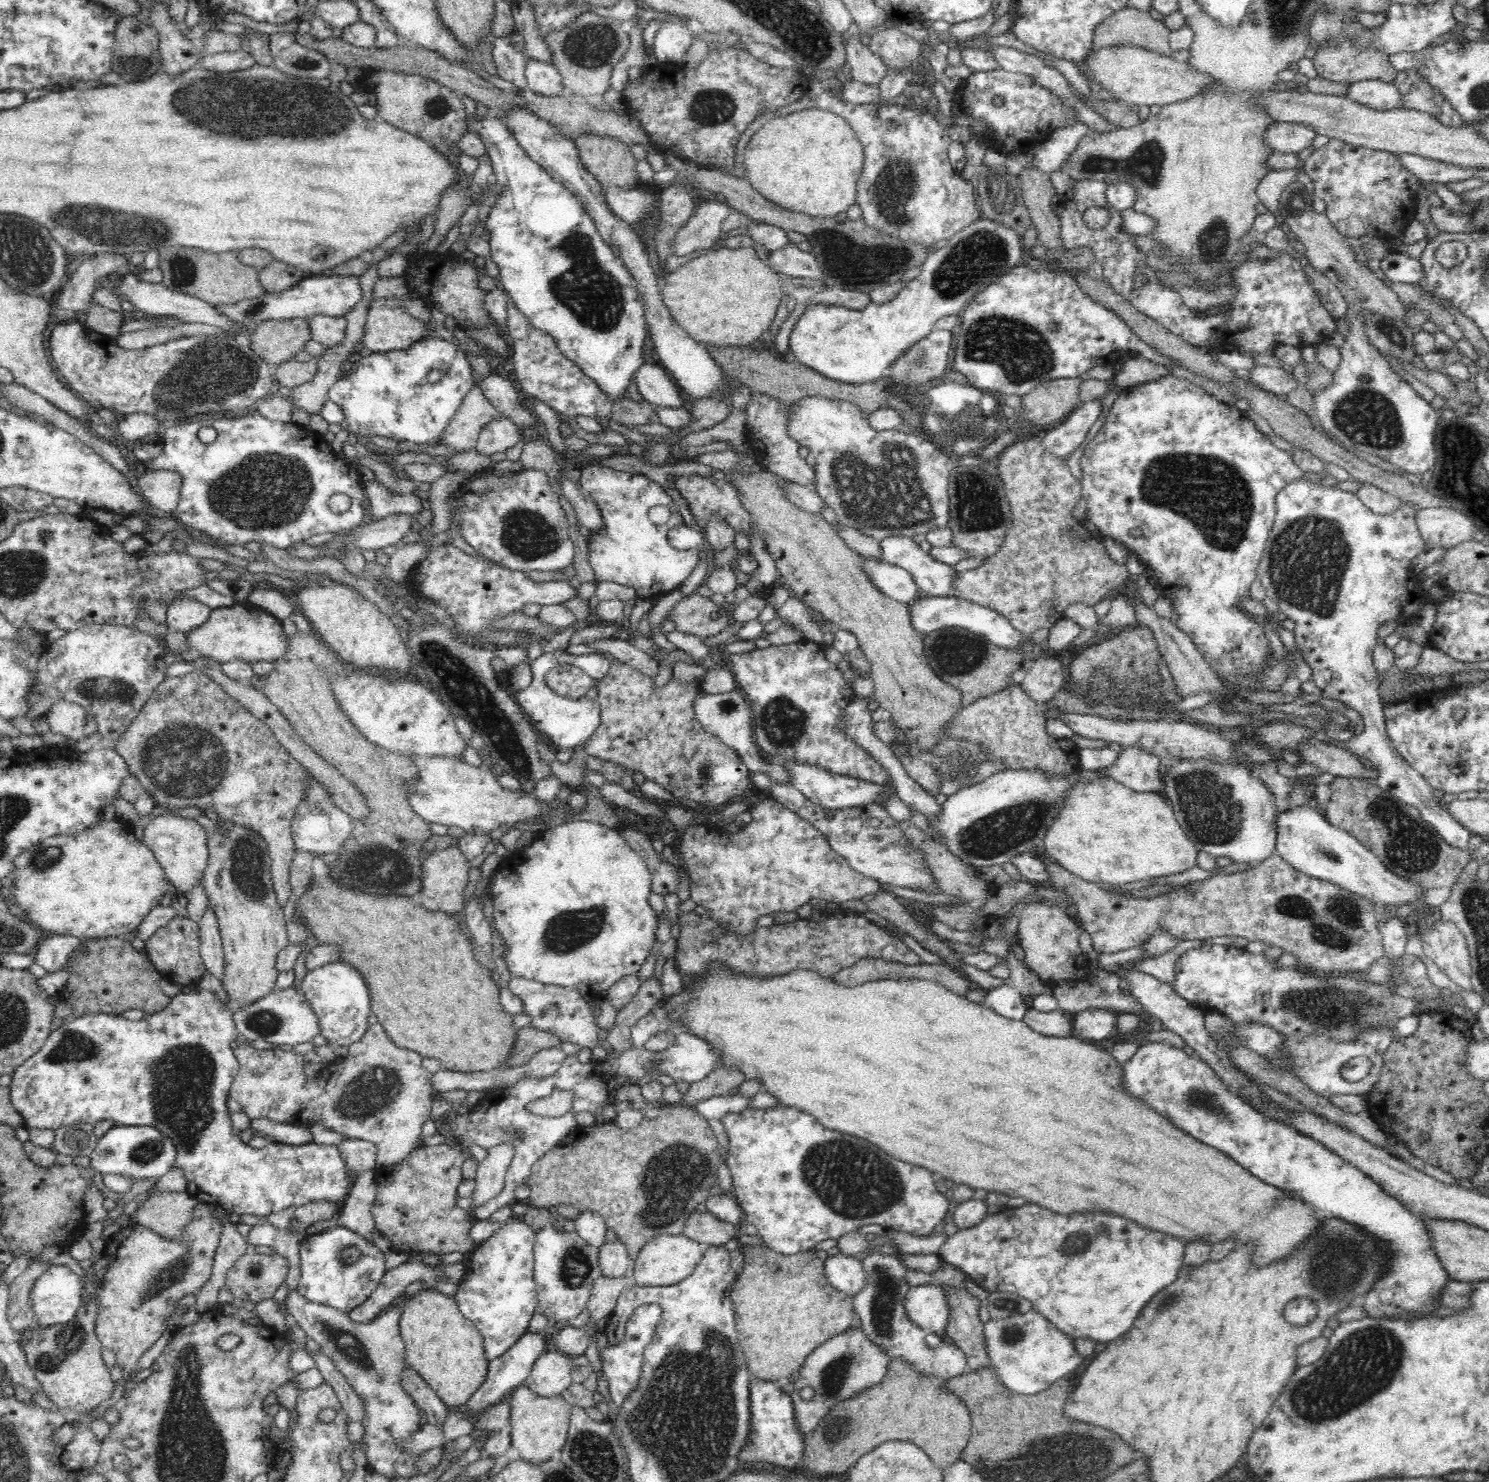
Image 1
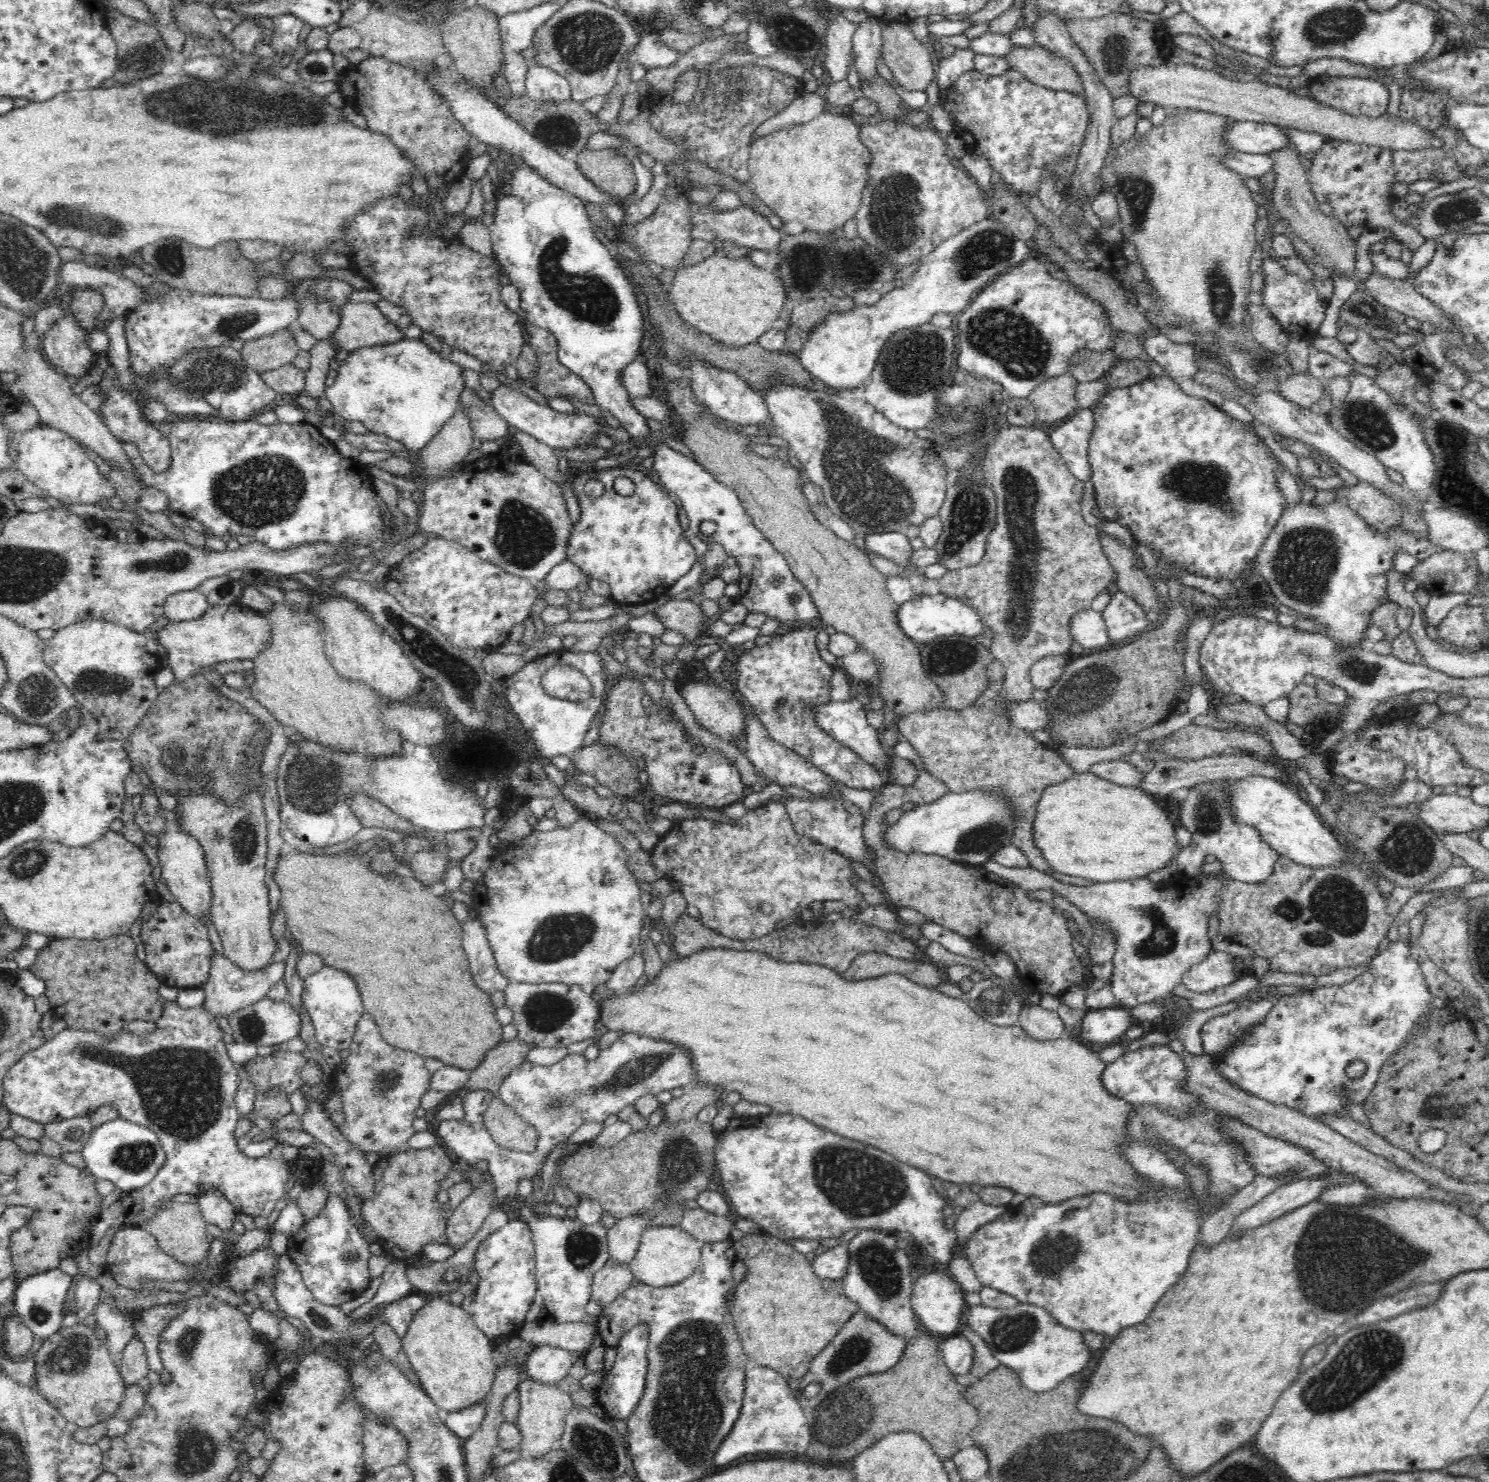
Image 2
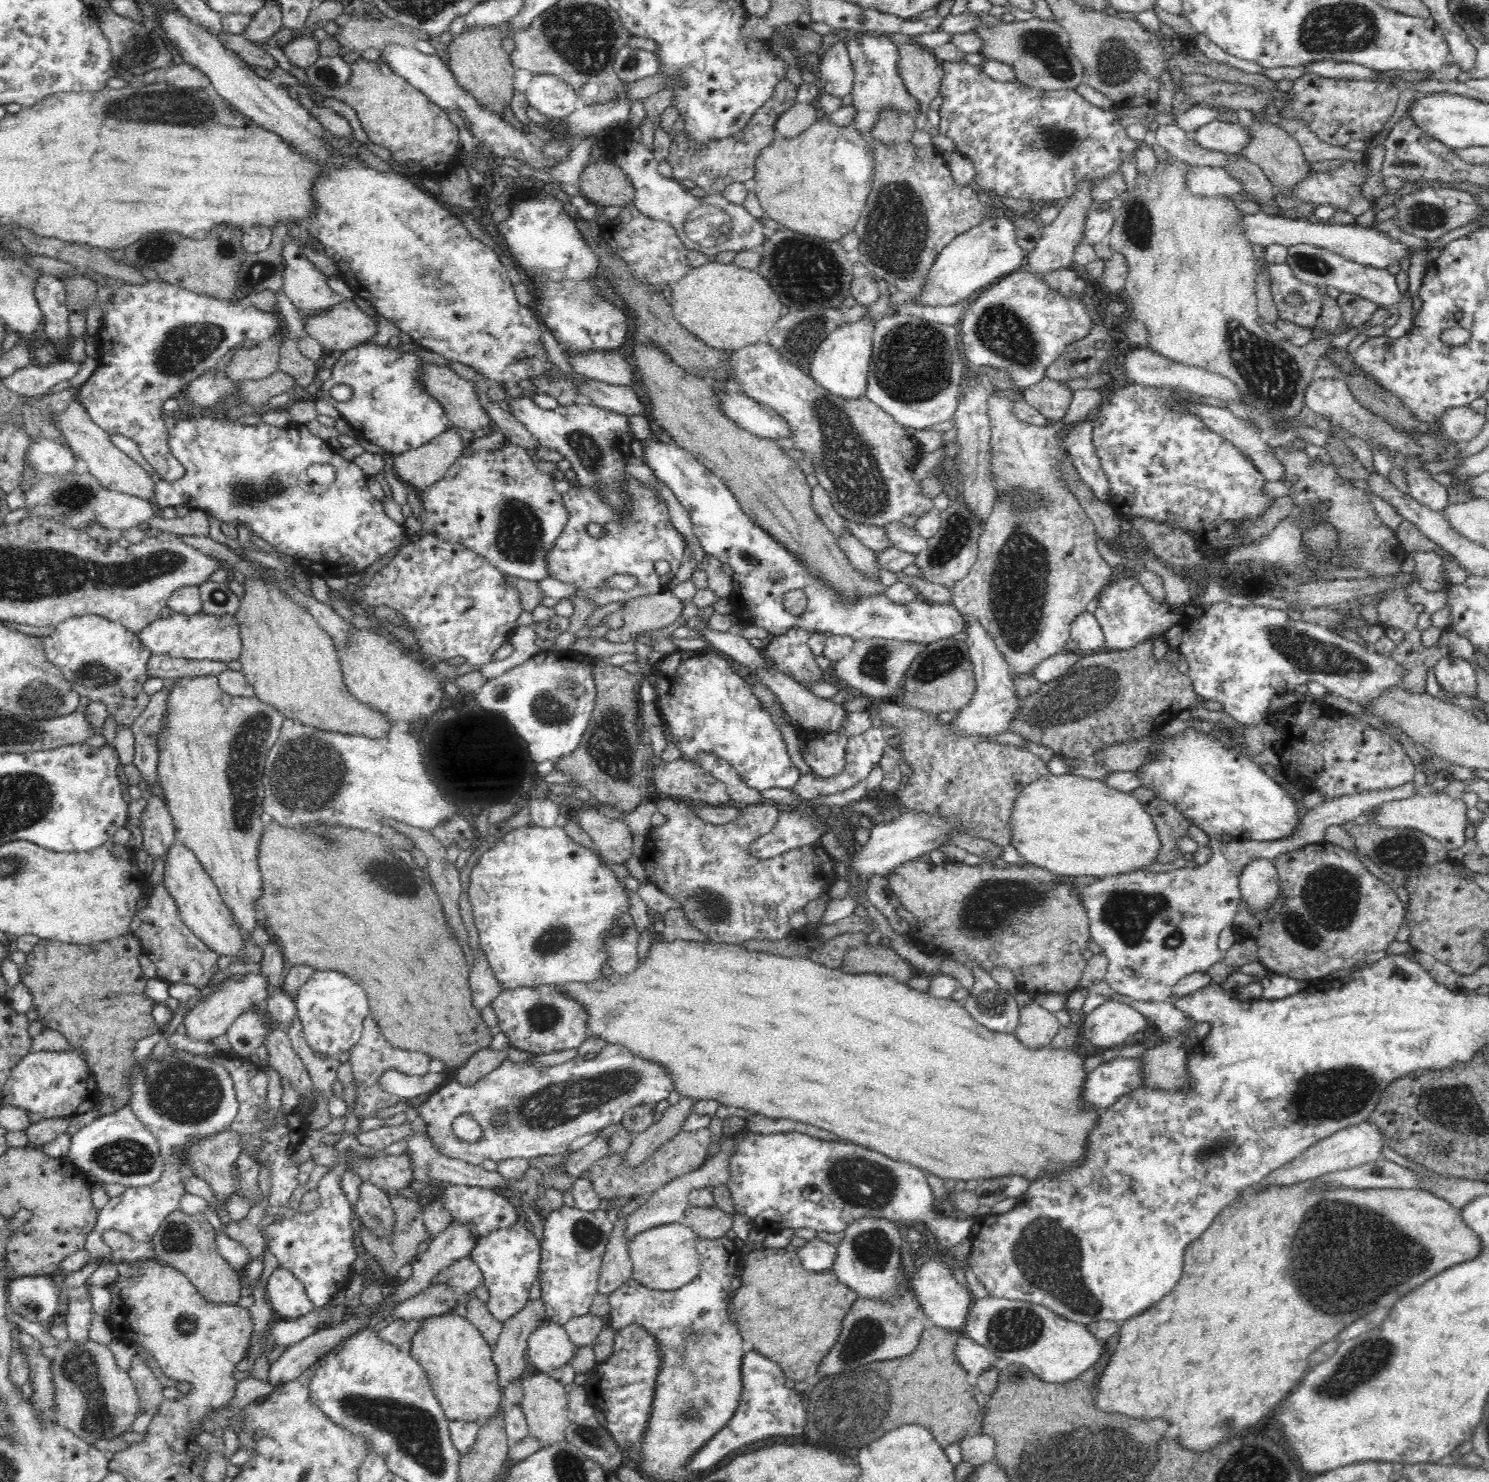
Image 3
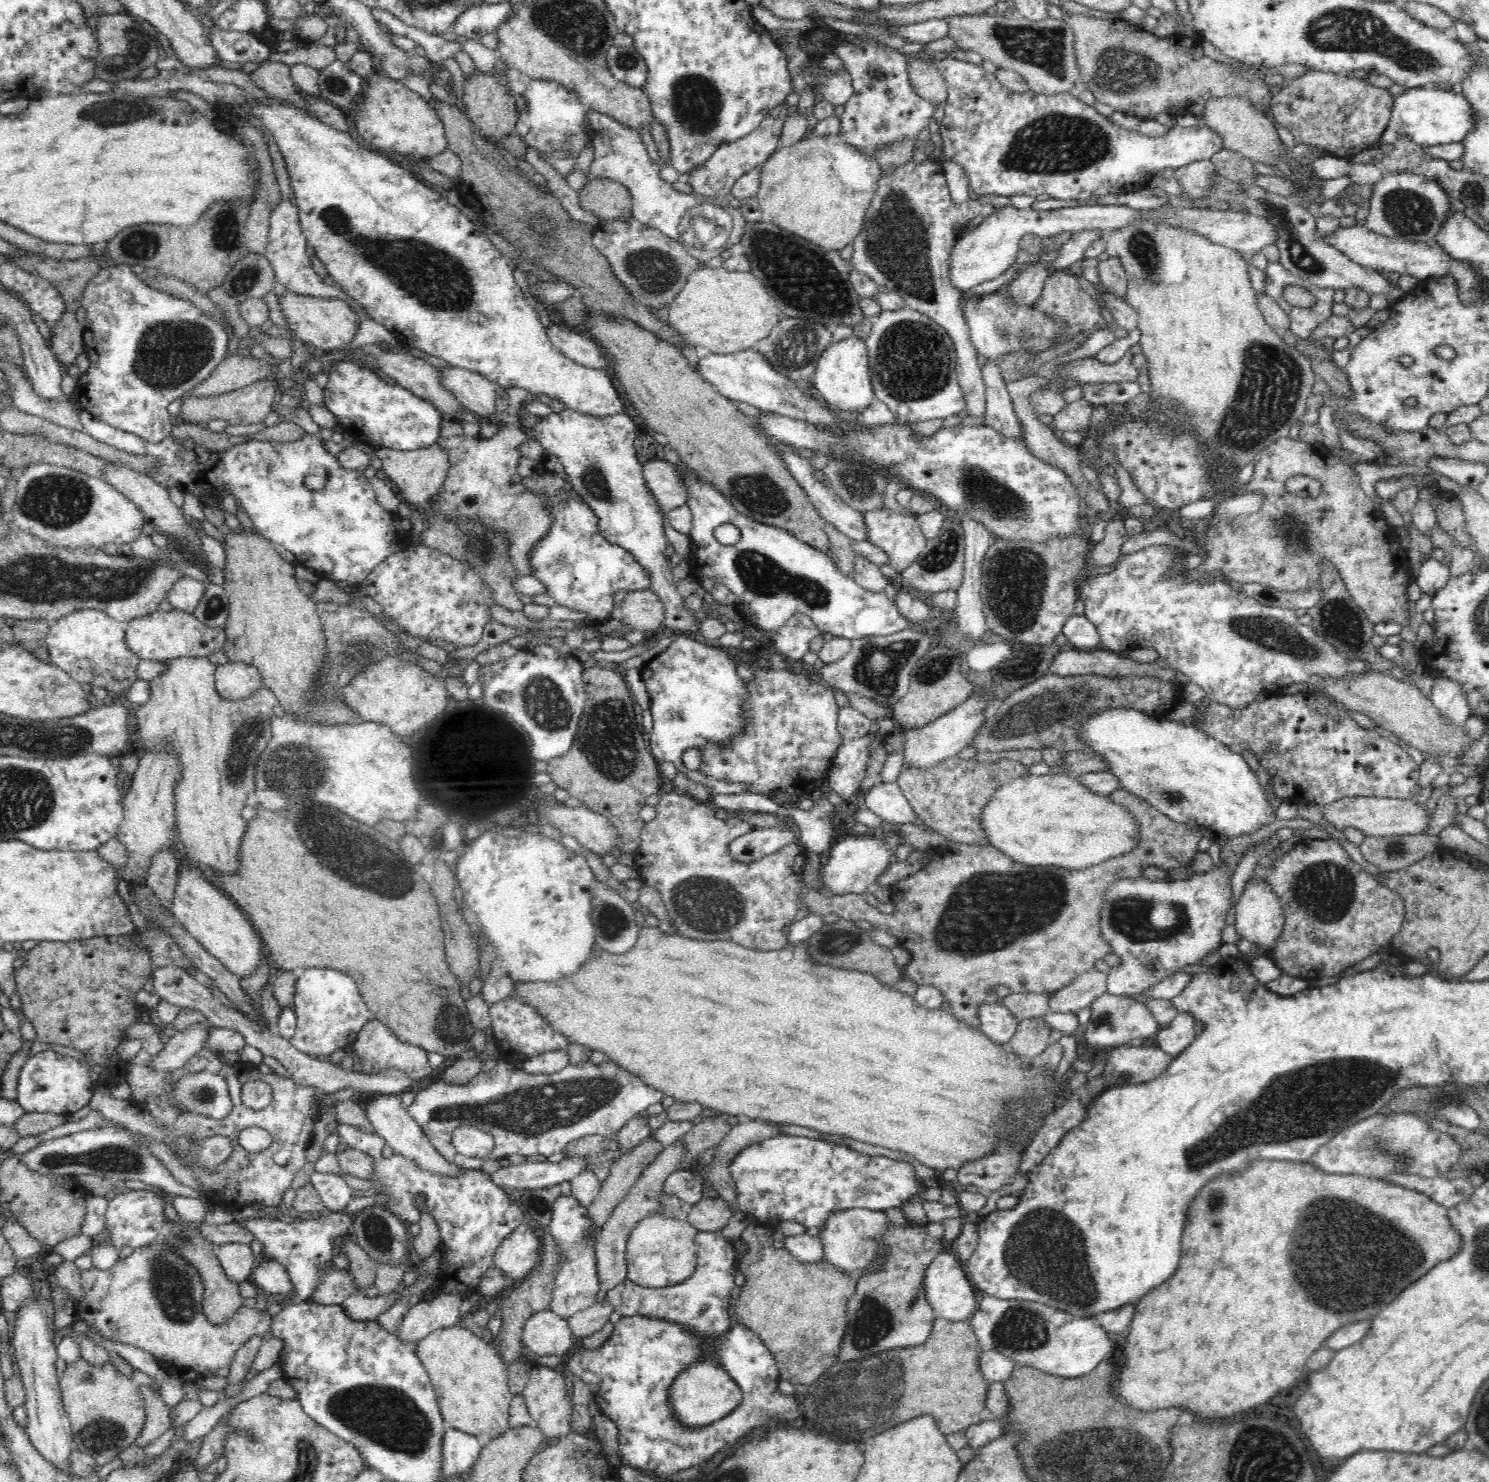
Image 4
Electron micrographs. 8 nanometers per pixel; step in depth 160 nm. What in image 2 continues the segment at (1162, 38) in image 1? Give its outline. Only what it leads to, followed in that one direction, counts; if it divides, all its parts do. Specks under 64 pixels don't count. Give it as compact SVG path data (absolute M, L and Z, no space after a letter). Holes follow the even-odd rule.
M1118 11L1097 19L1070 20L1066 26L1114 99L1130 95L1127 76L1134 65L1159 65L1168 60L1166 36L1169 34L1159 22L1142 20L1138 16Z

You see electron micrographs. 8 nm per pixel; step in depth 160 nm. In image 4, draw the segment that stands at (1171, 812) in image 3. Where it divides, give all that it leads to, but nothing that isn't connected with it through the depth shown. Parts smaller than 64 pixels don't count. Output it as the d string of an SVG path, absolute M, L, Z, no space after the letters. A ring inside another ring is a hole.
M1122 787L1120 790L1114 790L1110 795L1112 800L1118 804L1126 805L1138 817L1138 821L1142 823L1142 835L1143 844L1130 852L1129 855L1124 858L1118 858L1118 860L1108 860L1106 864L1100 864L1098 868L1086 868L1086 870L1058 870L1058 868L1034 868L1034 866L1024 866L1024 864L1018 864L1014 862L1014 859L1006 853L998 850L994 846L982 847L982 846L970 846L969 844L952 843L944 847L935 848L935 856L932 856L932 862L926 864L922 871L918 871L912 876L906 877L904 880L899 880L893 885L891 890L891 901L894 903L894 911L892 913L882 913L877 908L872 907L864 898L862 893L848 893L843 895L834 895L828 897L821 891L809 888L804 884L802 888L802 907L806 906L810 913L820 914L822 916L828 916L829 918L842 918L848 921L866 920L876 928L882 928L882 930L888 930L888 932L897 938L897 944L901 947L908 949L911 952L911 960L903 968L903 974L909 981L914 981L917 985L936 985L944 991L944 1000L949 1003L949 1010L958 1017L958 1019L964 1019L966 1022L978 1025L976 1013L977 1006L986 1001L992 996L995 986L1004 984L1010 987L1010 992L1035 992L1053 993L1059 988L1068 986L1073 980L1076 980L1080 974L1090 970L1094 967L1096 960L1104 958L1106 954L1110 954L1112 948L1110 948L1099 933L1099 912L1103 901L1103 894L1106 887L1114 882L1116 879L1122 877L1139 877L1140 875L1147 873L1149 869L1162 868L1163 870L1174 869L1182 866L1190 866L1194 860L1194 856L1198 852L1197 846L1199 840L1202 838L1202 833L1198 829L1189 827L1187 824L1172 820L1169 816L1162 814L1156 807L1153 807L1148 800L1144 797L1138 796Z

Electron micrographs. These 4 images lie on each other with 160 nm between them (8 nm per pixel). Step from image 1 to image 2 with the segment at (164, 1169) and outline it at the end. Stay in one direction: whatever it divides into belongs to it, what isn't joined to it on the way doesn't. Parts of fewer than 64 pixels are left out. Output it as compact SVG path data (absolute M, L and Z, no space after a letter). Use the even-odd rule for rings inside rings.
M116 1118L98 1128L93 1128L90 1140L81 1150L86 1169L98 1180L116 1183L124 1193L148 1186L165 1164L166 1151L158 1135L145 1126Z

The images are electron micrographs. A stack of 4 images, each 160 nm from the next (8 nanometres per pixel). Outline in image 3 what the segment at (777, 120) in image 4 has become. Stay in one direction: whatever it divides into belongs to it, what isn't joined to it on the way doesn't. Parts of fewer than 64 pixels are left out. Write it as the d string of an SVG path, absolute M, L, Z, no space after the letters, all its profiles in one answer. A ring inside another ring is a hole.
M778 80L774 86L770 98L762 108L754 112L754 116L747 120L746 126L726 138L710 140L706 144L693 140L690 132L682 130L672 136L670 152L667 161L672 169L672 178L679 180L692 180L696 186L702 188L709 194L720 194L722 189L734 183L744 183L754 178L754 165L757 154L762 148L774 142L774 123L782 112L792 108L796 102L797 86L790 80Z

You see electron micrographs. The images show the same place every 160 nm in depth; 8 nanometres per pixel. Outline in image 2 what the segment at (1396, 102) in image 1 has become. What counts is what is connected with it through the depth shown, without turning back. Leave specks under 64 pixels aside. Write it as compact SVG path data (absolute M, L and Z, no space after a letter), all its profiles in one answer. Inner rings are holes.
M1310 78L1307 87L1315 100L1353 116L1382 116L1390 104L1388 88L1373 79Z

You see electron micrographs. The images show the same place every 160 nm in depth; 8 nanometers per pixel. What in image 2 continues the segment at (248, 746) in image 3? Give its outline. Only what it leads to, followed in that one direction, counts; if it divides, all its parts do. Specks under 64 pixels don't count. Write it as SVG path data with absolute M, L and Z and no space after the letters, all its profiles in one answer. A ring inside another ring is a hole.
M197 795L186 799L178 799L175 809L180 815L180 828L190 832L202 847L206 855L206 864L210 875L210 908L209 915L213 926L222 940L224 955L238 965L246 974L252 971L261 971L266 968L271 958L274 958L278 939L272 933L272 908L270 908L270 894L264 881L264 864L268 856L268 832L262 803L262 795L246 796L240 806L226 806L215 796Z

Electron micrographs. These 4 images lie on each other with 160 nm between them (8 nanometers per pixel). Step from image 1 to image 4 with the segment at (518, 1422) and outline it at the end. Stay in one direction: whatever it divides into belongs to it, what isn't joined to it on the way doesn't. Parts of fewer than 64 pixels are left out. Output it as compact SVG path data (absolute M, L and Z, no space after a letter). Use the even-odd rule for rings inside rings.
M545 1366L532 1369L522 1395L530 1411L530 1416L535 1420L537 1429L546 1442L554 1441L557 1438L561 1439L572 1432L570 1421L573 1410L570 1407L570 1396L568 1396L561 1372Z

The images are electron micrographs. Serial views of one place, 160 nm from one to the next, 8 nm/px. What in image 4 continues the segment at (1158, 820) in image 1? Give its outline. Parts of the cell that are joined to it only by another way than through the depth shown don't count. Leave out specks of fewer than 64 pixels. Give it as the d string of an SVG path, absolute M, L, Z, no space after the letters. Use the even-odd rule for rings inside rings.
M1056 772L1020 776L1002 785L986 806L982 824L992 846L1026 866L1058 866L1078 871L1129 855L1143 844L1142 823L1126 805L1116 803L1109 795L1095 793L1075 776Z

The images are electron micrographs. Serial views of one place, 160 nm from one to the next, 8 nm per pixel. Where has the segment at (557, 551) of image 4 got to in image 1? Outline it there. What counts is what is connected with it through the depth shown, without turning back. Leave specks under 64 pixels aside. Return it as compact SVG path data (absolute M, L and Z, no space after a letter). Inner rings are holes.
M592 463L583 468L579 483L588 491L604 517L606 528L598 534L588 535L587 543L590 548L590 564L596 575L598 582L616 582L629 588L634 588L638 592L639 598L662 598L664 594L670 594L675 589L678 590L699 564L699 549L677 550L669 541L668 530L675 526L684 525L684 518L679 513L677 505L672 501L672 497L662 489L659 479L652 480L644 474L628 474L622 470L614 470L610 466ZM653 506L666 506L671 511L671 517L667 523L657 525L648 519L648 512Z

